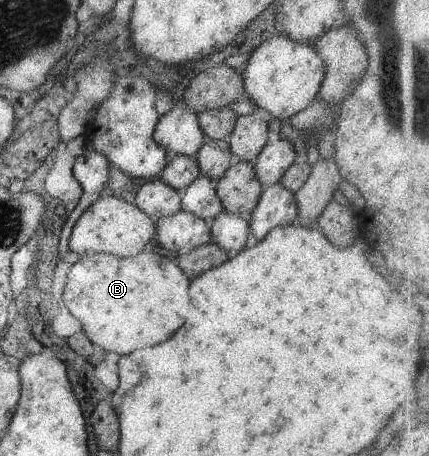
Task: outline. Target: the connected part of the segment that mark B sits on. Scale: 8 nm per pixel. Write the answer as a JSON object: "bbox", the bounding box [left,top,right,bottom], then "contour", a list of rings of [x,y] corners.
{"bbox":[55,252,190,353],"contour":[[[140,252],[133,256],[113,256],[93,253],[78,258],[67,273],[63,290],[55,297],[81,323],[81,330],[92,345],[98,345],[105,353],[130,353],[140,347],[162,343],[184,323],[184,313],[190,307],[188,299],[189,277],[178,269],[172,256],[153,252]]]}

